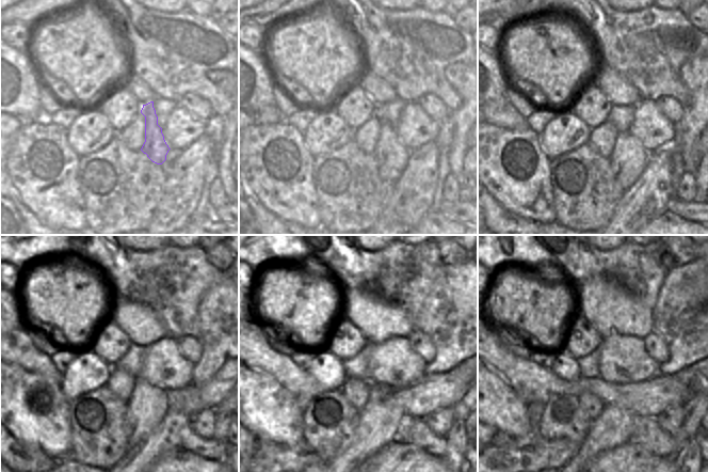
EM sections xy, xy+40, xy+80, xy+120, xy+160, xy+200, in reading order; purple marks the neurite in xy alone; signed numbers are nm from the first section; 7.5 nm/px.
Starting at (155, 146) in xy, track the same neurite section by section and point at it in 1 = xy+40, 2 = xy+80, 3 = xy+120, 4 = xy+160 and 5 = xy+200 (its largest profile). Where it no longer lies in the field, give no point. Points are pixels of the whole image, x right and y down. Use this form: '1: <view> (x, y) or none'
1: xy+40 (391, 155)
2: xy+80 (628, 159)
3: xy+120 (147, 405)
4: xy+160 (379, 420)
5: xy+200 (614, 426)

